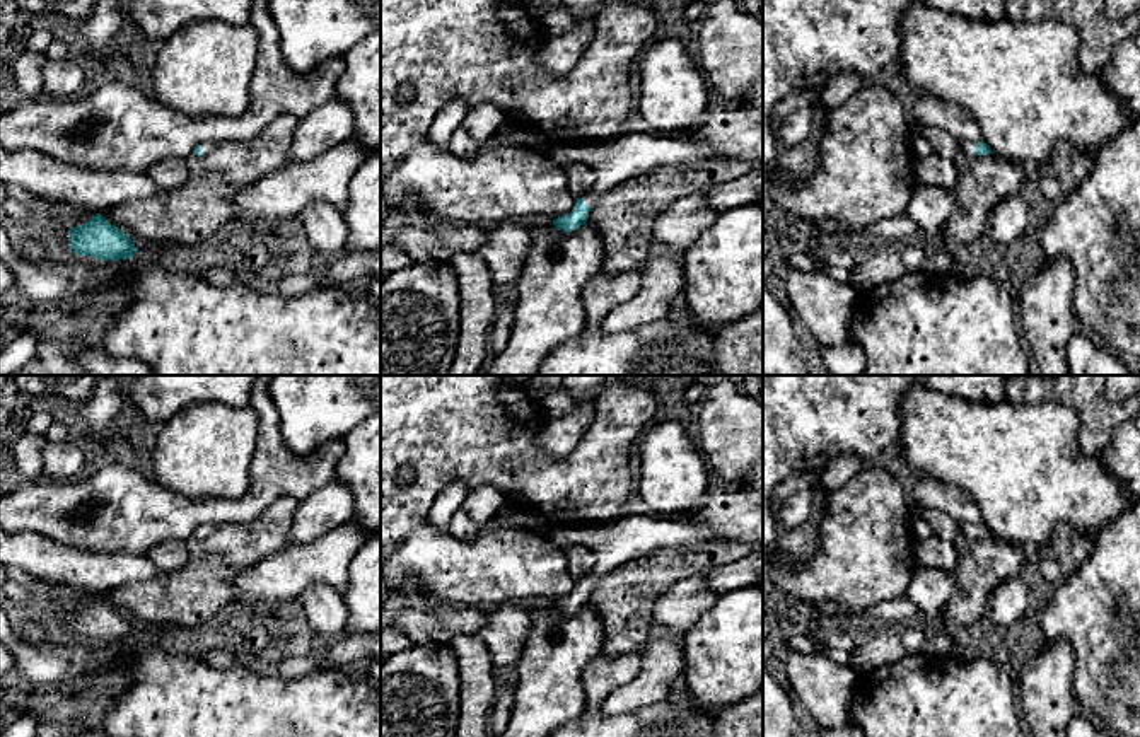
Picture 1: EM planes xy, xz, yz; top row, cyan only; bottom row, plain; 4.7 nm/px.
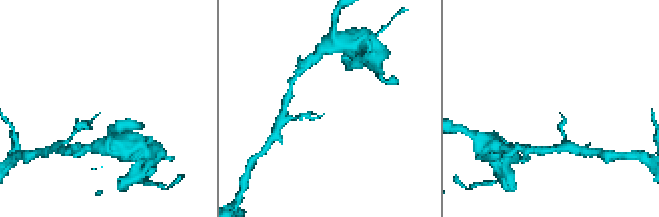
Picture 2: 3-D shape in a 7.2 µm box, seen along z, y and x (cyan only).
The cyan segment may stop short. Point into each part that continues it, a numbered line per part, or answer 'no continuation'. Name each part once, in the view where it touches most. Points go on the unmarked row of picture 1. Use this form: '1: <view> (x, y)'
1: xz (637, 533)

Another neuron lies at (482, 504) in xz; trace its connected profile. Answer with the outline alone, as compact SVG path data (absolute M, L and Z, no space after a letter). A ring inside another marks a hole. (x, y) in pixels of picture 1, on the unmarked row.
M483 485L468 493L461 510L464 510L478 525L485 525L505 505L507 502L502 491L491 485Z

